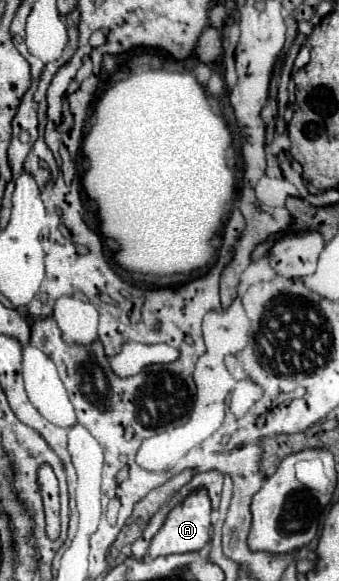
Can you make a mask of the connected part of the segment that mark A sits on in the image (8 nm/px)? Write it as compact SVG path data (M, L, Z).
M198 489L192 493L188 499L184 499L180 505L176 505L164 523L164 527L156 533L156 537L150 543L148 557L156 559L160 555L172 555L172 553L190 553L190 551L200 551L204 545L210 541L210 499L206 489Z

